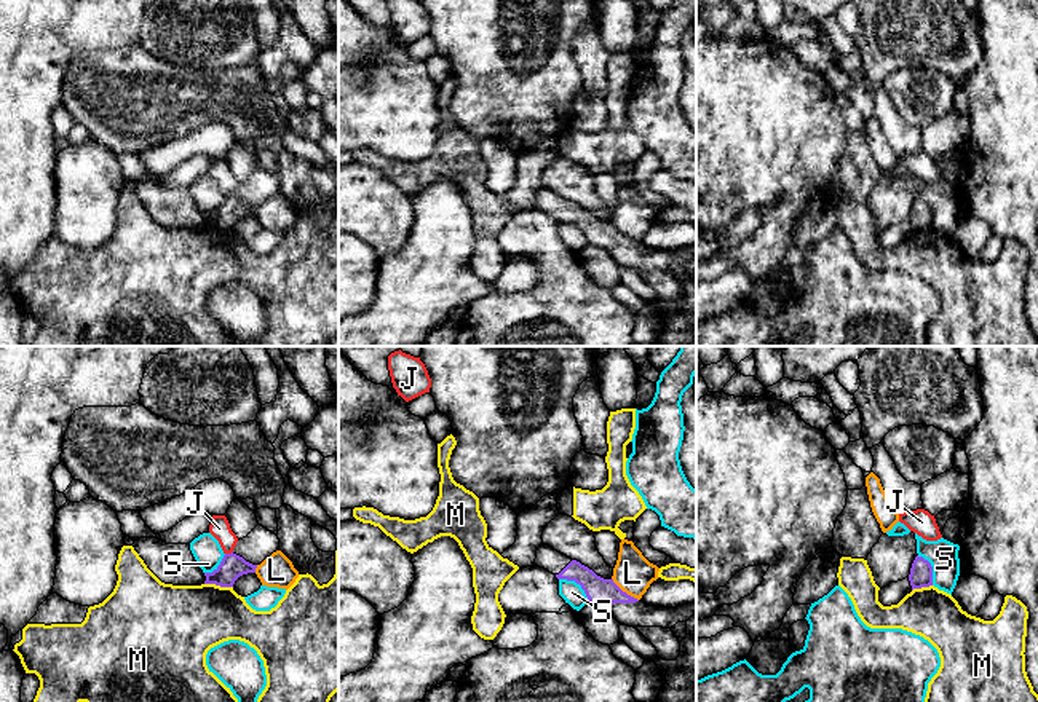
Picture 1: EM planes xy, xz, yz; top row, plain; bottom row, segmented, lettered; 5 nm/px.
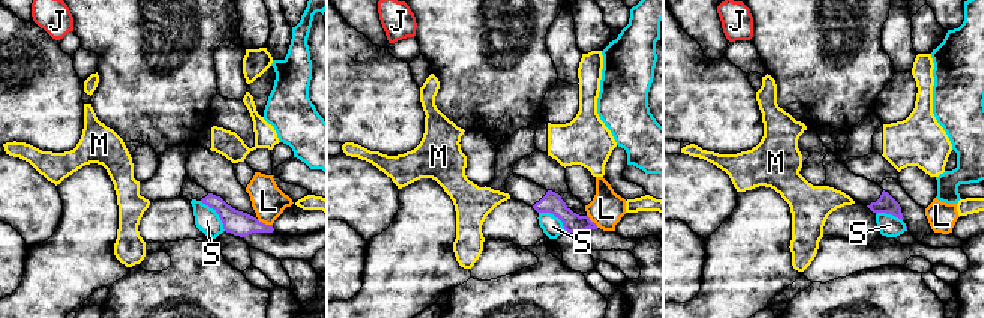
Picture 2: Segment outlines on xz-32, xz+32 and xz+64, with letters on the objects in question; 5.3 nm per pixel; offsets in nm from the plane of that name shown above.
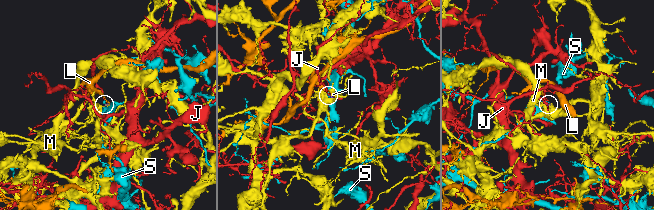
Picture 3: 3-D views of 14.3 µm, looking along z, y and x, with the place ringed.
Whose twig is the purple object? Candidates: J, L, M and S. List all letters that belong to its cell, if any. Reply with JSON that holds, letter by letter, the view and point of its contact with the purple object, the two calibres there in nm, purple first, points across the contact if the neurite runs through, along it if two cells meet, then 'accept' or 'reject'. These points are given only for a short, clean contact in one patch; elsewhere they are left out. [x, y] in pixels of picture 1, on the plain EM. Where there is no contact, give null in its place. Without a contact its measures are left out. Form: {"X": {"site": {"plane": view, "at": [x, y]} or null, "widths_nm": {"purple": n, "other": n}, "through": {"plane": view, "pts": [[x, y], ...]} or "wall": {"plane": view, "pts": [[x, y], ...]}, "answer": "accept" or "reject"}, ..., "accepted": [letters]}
{"J": {"site": {"plane": "xy", "at": [229, 197]}, "widths_nm": {"purple": 120, "other": 100}, "wall": {"plane": "xy", "pts": [[232, 193], [225, 197]]}, "answer": "reject"}, "L": {"site": {"plane": "xz", "at": [625, 235]}, "widths_nm": {"purple": 140, "other": 200}, "wall": {"plane": "xz", "pts": [[612, 220], [637, 243]]}, "answer": "reject"}, "M": {"site": {"plane": "xy", "at": [219, 227]}, "widths_nm": {"purple": 120, "other": 360}, "wall": {"plane": "xy", "pts": [[205, 225], [232, 230]]}, "answer": "reject"}, "S": {"site": {"plane": "xz", "at": [577, 225]}, "widths_nm": {"purple": 140, "other": 110}, "wall": {"plane": "xz", "pts": [[559, 220], [575, 224], [588, 243]]}, "answer": "reject"}, "accepted": []}

